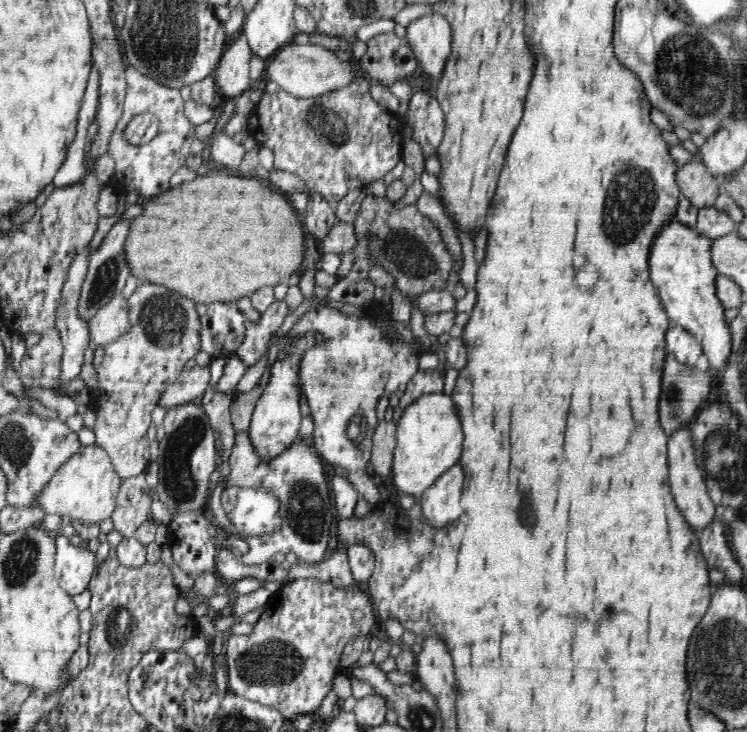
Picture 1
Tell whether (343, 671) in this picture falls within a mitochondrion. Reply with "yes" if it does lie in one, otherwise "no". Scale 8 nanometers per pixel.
no

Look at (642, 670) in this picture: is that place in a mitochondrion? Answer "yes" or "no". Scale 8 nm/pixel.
no

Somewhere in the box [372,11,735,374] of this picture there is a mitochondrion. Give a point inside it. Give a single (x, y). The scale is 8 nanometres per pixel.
(682, 77)

